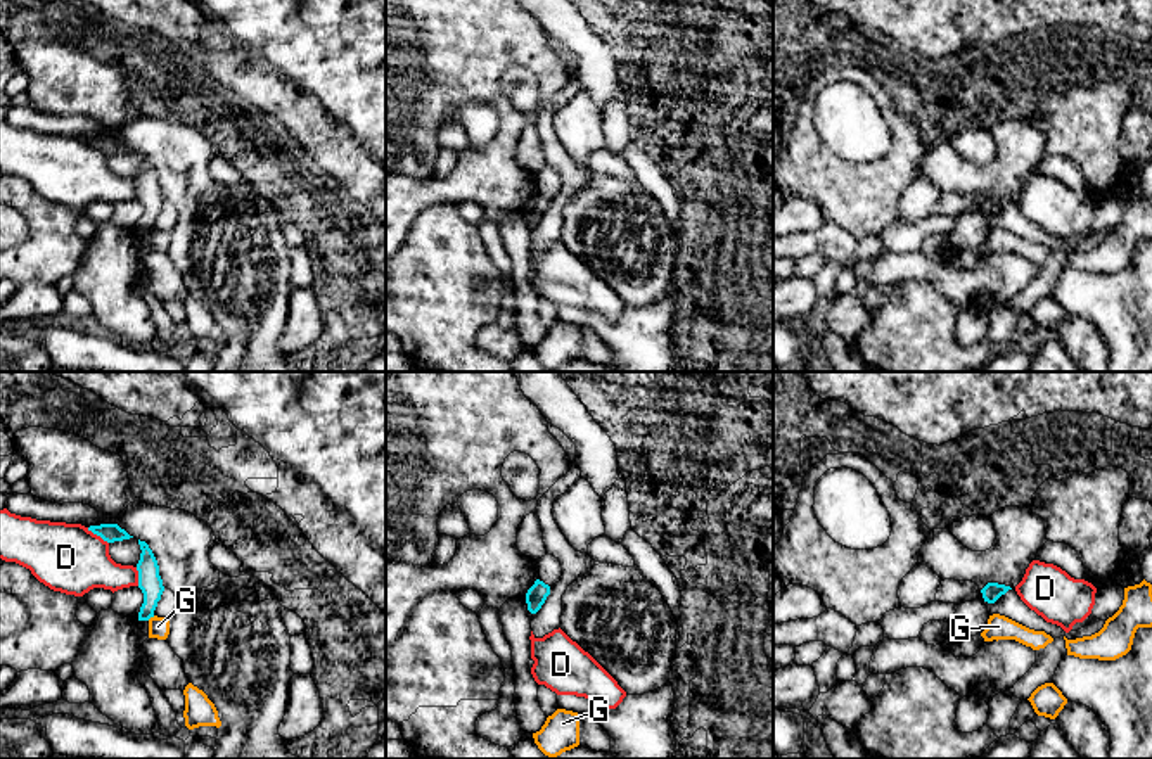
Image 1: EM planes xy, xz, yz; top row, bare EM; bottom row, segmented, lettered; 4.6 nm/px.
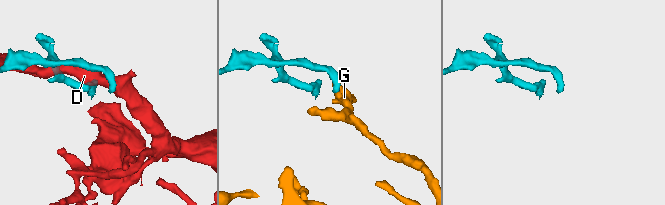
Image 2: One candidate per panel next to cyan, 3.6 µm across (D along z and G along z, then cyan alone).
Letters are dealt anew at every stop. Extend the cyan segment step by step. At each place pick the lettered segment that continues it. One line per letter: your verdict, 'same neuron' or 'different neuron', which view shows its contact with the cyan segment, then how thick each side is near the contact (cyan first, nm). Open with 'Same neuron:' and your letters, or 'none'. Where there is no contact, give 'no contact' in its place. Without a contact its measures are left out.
Same neuron: none
D: different neuron; contact in xy; calibres 90 and 320 nm
G: different neuron; contact in xy; calibres 110 and 100 nm

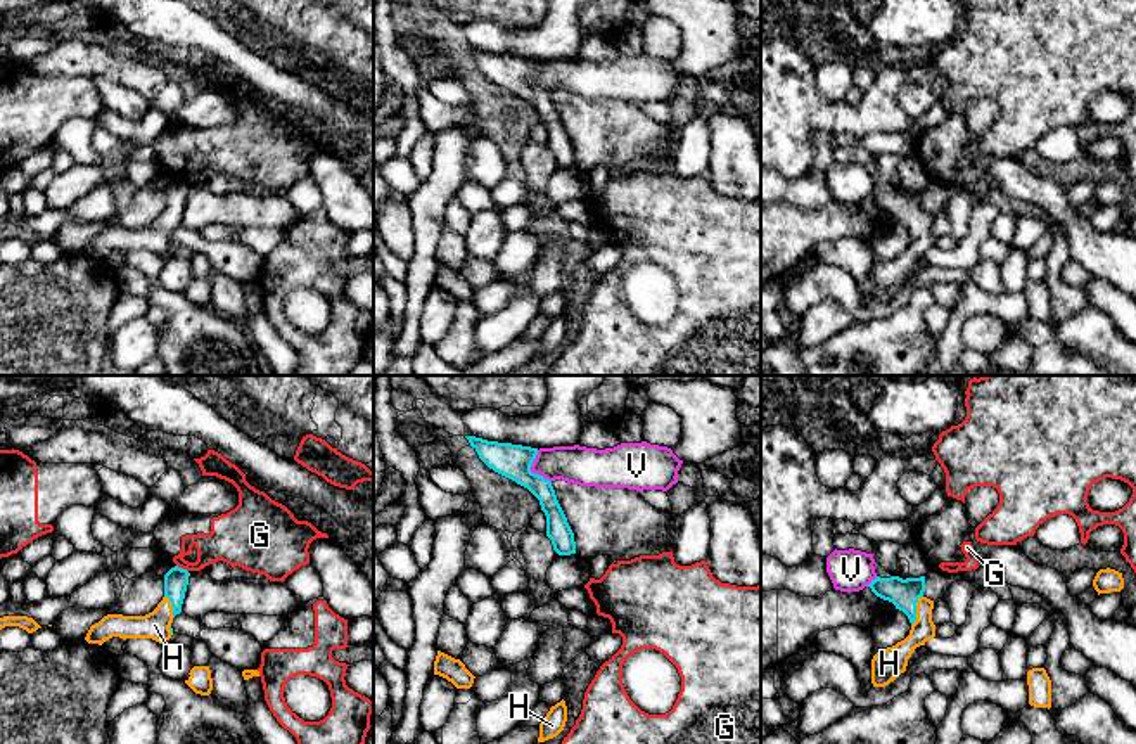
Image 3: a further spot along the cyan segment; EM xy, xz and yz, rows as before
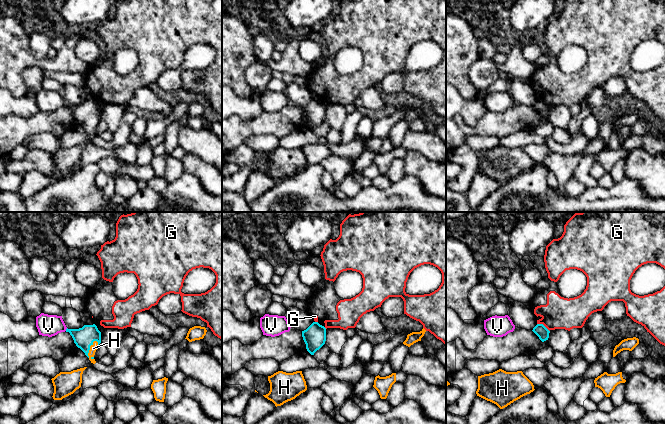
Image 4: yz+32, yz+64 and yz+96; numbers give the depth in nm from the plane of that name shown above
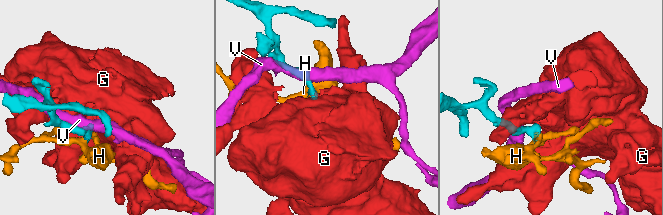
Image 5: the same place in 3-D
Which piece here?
Same neuron: H
G: different neuron; contact in xy; calibres 110 and 180 nm
H: same neuron; contact in yz; calibres 140 and 130 nm
V: different neuron; contact in xz; calibres 160 and 180 nm

